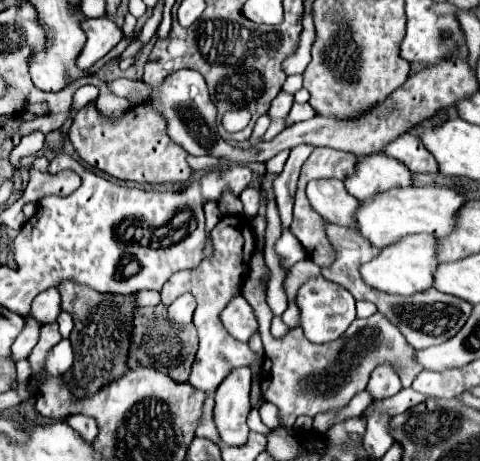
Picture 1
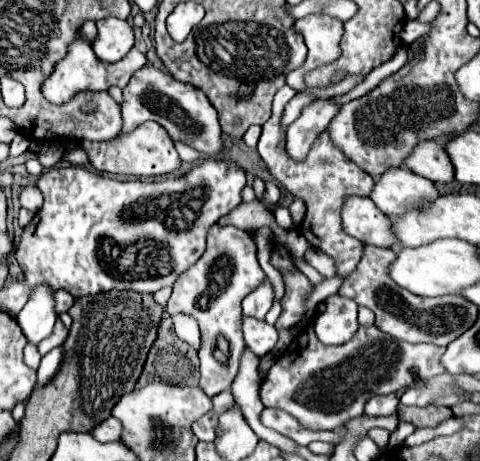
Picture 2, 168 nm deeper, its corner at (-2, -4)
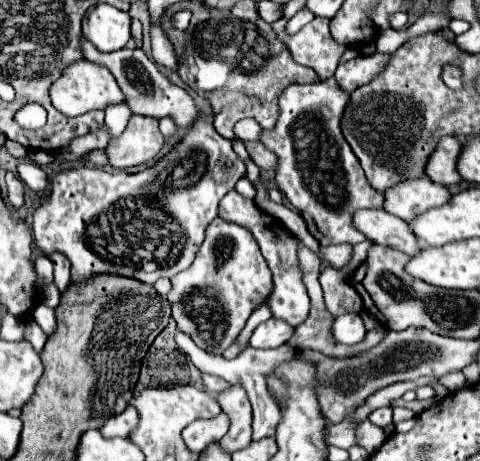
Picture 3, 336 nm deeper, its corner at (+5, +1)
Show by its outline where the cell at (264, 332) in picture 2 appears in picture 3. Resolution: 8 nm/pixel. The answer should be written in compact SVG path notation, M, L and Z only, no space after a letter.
M272 317L254 329L248 345L258 347L258 349L274 349L274 347L280 347L282 343L286 343L292 337L292 331L294 329L288 323Z

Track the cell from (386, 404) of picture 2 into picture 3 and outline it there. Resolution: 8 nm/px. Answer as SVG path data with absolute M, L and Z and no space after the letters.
M380 407L376 411L372 411L372 415L368 417L372 423L376 423L378 427L386 427L392 423L392 407Z

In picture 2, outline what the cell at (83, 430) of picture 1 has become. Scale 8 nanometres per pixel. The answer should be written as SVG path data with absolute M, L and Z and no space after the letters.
M107 418L103 424L99 424L99 428L95 428L91 434L99 440L99 442L115 442L121 438L123 432L123 424L117 418Z

